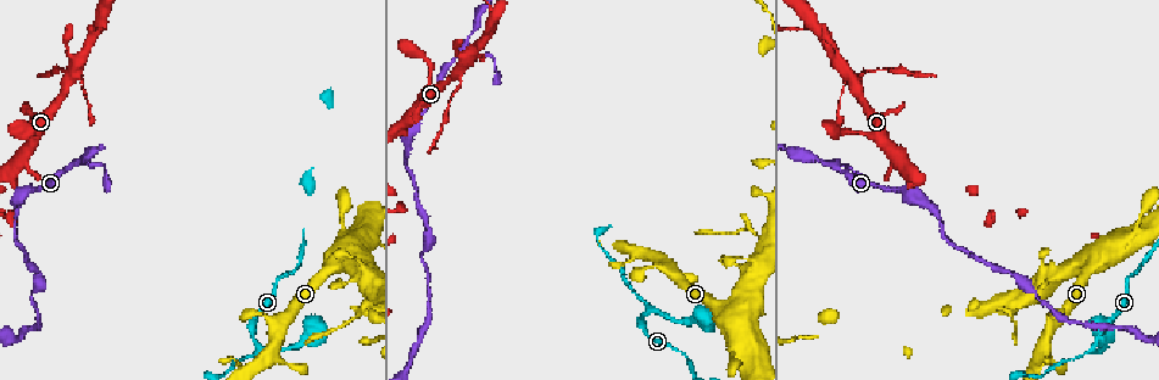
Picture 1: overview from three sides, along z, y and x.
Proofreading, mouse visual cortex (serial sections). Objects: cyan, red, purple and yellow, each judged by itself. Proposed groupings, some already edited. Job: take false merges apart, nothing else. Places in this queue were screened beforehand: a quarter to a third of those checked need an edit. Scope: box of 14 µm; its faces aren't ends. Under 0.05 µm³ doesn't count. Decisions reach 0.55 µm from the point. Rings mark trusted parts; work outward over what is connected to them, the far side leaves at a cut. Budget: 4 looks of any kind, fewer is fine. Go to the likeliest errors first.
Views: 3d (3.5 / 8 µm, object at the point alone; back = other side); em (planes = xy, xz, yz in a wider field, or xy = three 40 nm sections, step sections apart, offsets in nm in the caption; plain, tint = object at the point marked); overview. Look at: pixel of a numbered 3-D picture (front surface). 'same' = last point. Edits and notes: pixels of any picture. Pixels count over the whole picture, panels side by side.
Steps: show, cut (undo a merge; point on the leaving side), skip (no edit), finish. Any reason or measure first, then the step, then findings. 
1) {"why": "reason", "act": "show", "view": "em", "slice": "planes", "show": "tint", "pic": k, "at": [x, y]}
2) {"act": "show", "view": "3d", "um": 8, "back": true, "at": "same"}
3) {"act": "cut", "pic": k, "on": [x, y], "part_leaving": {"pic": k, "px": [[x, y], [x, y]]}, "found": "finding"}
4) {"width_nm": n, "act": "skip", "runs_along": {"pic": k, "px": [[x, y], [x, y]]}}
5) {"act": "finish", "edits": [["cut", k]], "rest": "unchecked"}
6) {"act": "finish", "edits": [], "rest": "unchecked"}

{"why": "sharp bend", "act": "show", "view": "3d", "um": 3.5, "back": true, "pic": 1, "at": [458, 73]}

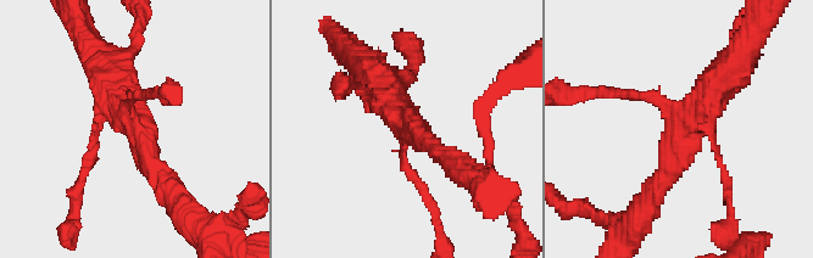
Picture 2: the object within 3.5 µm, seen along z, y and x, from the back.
{"why": "now the EM", "act": "show", "view": "em", "slice": "xy", "step": 1, "show": "tint", "pic": 2, "at": [688, 119]}

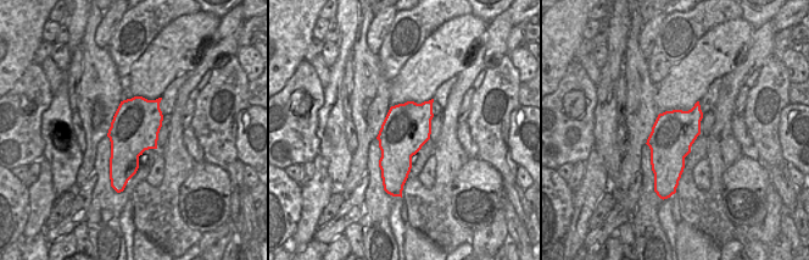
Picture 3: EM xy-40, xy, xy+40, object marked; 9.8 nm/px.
{"act": "cut", "pic": 2, "on": [422, 190], "found": "two cells meet here"}

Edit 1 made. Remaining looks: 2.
{"why": "thin neck", "act": "show", "view": "3d", "um": 8, "pic": 1, "at": [70, 165]}

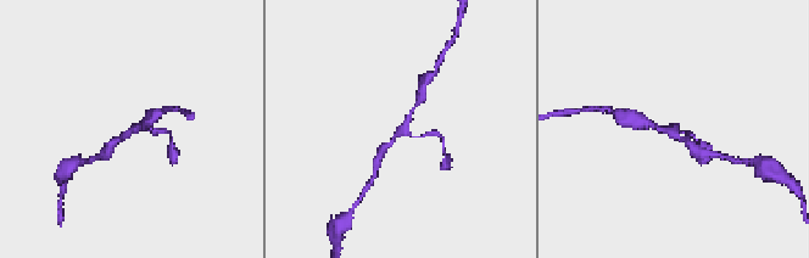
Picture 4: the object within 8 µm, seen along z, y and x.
{"why": "closer look", "act": "show", "view": "3d", "um": 3.5, "pic": 4, "at": [128, 135]}

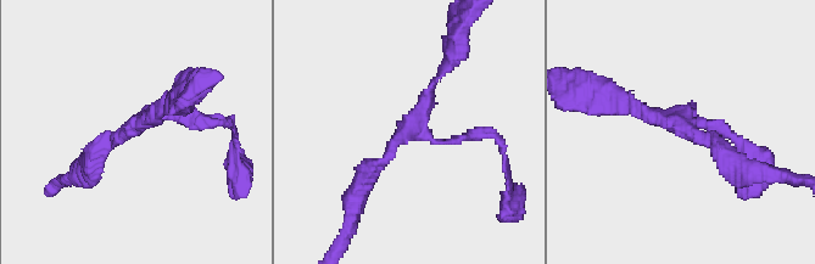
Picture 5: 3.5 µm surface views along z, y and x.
{"arm_widths_nm": [150, 150, 250], "act": "skip", "runs_along": {"pic": 5, "px": [[364, 180], [413, 124], [446, 66]]}, "found": "all the same cell"}

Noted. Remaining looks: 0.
{"act": "finish", "edits": [["cut", 2]], "rest": "unchecked"}

